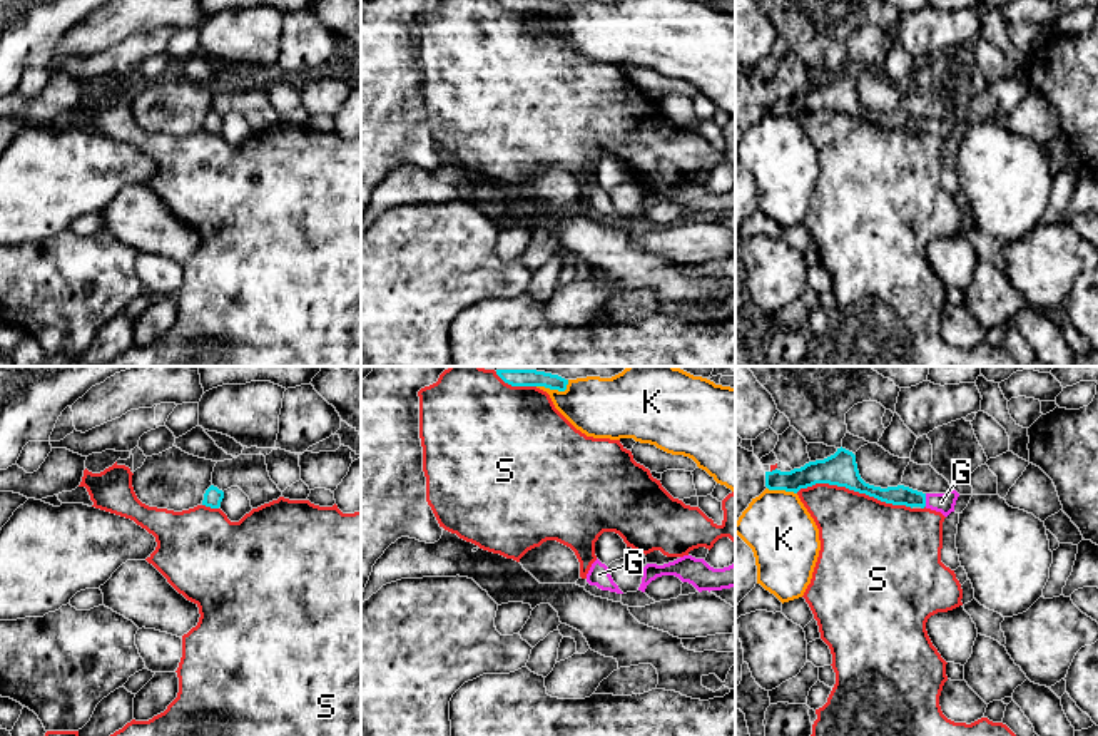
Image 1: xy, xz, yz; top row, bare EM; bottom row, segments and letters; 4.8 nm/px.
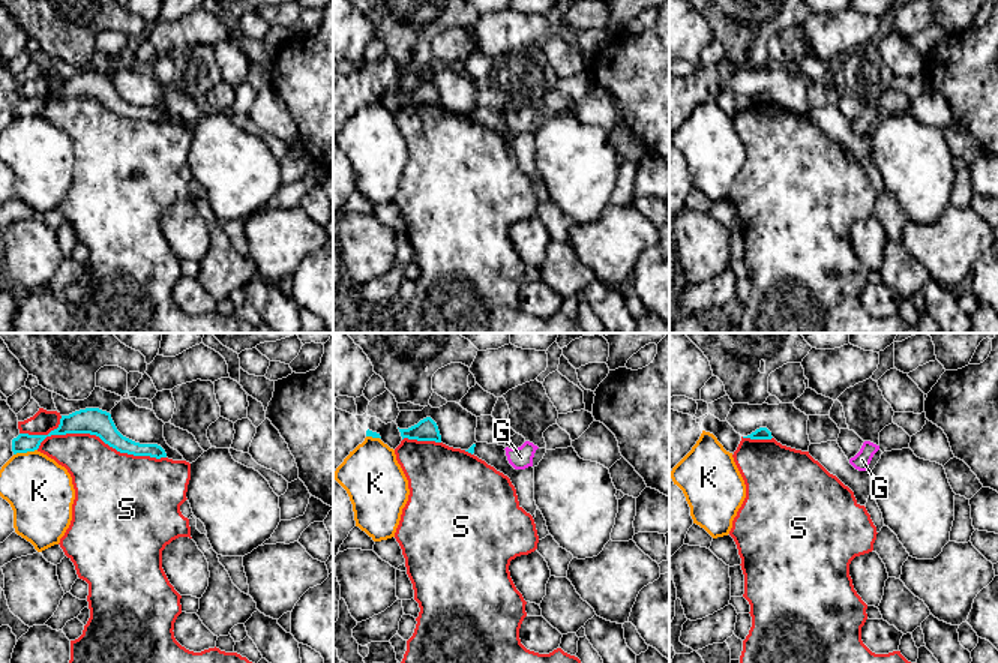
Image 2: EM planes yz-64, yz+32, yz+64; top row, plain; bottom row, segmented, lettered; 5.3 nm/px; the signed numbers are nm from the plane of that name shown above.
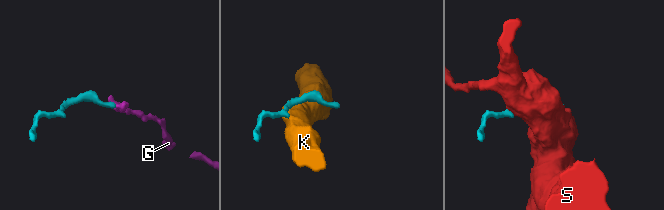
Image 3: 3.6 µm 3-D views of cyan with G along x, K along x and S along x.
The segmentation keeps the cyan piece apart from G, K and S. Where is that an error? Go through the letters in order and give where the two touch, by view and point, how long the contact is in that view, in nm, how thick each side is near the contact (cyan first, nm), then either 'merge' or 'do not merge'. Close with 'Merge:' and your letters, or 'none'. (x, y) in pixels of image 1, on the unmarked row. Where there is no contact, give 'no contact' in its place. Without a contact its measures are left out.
G: yz (925, 126) | 60 nm | 100/100 nm | merge
K: yz (782, 114) | 150 nm | 130/320 nm | do not merge
S: yz (854, 116) | 550 nm | 160/420 nm | do not merge
Merge: G

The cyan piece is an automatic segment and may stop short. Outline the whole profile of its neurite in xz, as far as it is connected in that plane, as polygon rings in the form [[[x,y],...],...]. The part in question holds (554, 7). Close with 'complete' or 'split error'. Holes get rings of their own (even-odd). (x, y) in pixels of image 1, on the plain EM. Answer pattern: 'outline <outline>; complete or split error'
outline [[[498,0],[511,12],[545,12],[550,15],[565,17],[568,5],[558,0]]]; complete

